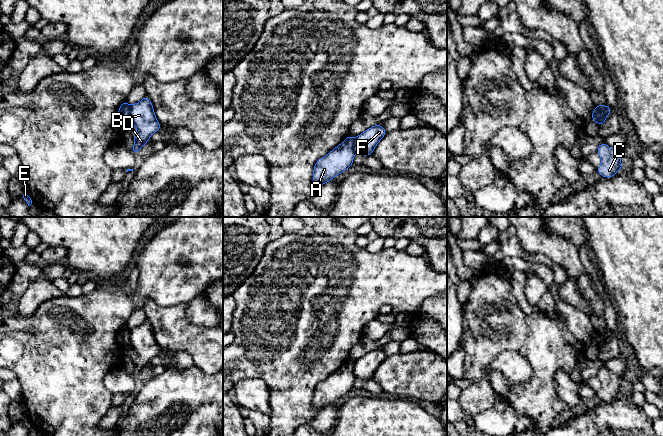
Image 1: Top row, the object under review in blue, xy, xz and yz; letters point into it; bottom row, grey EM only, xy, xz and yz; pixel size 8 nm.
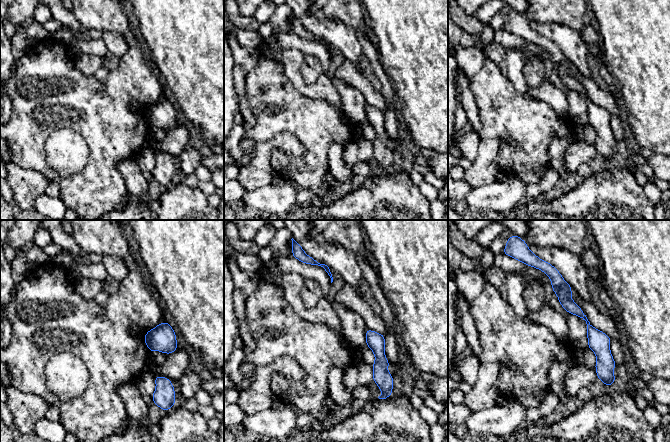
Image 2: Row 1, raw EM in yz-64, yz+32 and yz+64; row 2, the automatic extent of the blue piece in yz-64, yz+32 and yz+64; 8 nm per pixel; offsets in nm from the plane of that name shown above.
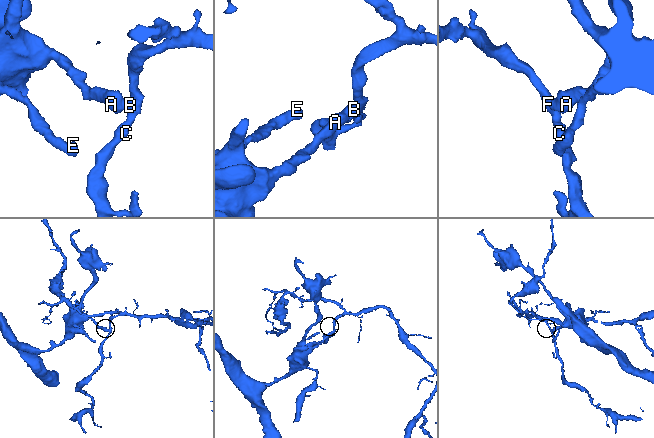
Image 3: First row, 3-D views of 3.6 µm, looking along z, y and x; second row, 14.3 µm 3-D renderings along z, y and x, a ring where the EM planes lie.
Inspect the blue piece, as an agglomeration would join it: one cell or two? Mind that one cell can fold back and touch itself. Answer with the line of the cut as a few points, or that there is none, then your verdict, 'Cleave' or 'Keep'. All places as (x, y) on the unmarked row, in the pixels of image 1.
Split along yz (594, 336), (603, 336), (606, 341). Cleave

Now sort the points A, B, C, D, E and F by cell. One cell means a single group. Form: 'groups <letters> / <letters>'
groups A E / B C D F

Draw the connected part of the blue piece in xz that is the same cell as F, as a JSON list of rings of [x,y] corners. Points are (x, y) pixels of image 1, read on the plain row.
[[[374,349],[355,361],[354,375],[362,380],[372,379],[375,371],[386,359],[386,354],[381,349]]]

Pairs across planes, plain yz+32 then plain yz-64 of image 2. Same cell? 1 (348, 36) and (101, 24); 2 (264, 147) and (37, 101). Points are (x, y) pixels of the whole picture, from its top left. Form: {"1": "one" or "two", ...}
{"1": "one", "2": "two"}

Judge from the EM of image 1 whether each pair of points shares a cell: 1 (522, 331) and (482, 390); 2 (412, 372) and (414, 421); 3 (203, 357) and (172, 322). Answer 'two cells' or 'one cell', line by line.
1: two cells
2: two cells
3: one cell

